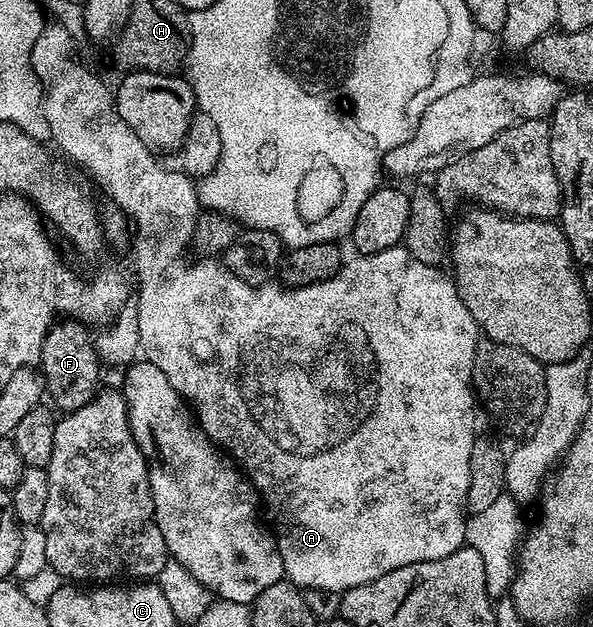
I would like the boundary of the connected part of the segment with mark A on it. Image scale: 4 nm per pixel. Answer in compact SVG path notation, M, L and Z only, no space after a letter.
M45 26L43 30L41 30L38 41L32 47L32 68L35 69L36 74L39 75L42 80L42 86L44 88L44 116L48 122L51 138L53 140L56 138L57 145L60 146L74 162L81 163L86 170L90 171L100 182L104 183L109 193L112 194L113 199L118 203L116 205L130 220L131 226L132 223L136 226L136 279L140 282L140 290L138 290L138 294L136 295L138 299L138 333L140 334L139 350L147 362L158 365L158 369L162 369L162 373L166 373L166 381L170 381L170 385L174 385L176 392L178 392L178 394L185 399L188 406L192 408L200 428L205 431L209 439L216 444L217 448L223 449L235 460L240 470L244 472L248 482L255 487L257 496L259 496L263 506L266 508L267 518L269 515L269 517L280 526L278 529L275 528L274 538L276 540L276 547L282 557L284 579L301 589L326 589L327 591L339 591L343 593L354 589L358 585L366 585L370 581L374 581L394 569L402 569L402 565L414 565L422 561L438 561L442 557L450 557L450 553L454 553L459 547L465 546L464 534L467 529L466 508L468 505L468 490L470 489L470 453L474 449L478 438L478 432L476 432L476 407L478 411L478 400L472 386L472 370L474 369L476 344L480 342L482 332L480 328L476 326L474 317L470 317L470 309L466 309L466 305L462 301L460 290L457 289L453 276L448 273L443 275L443 270L441 270L440 267L422 265L422 261L418 261L418 257L410 257L410 253L403 245L391 247L377 255L360 255L359 257L355 257L356 259L349 258L344 266L340 268L339 273L334 277L330 277L326 281L318 281L318 285L306 285L305 287L289 287L287 285L272 287L273 285L247 283L246 281L242 281L242 277L235 275L229 267L224 266L223 262L216 257L200 257L197 258L197 263L188 263L187 257L184 256L184 250L189 250L189 248L192 247L192 234L196 228L196 220L199 219L202 214L197 184L193 182L189 176L185 175L183 170L175 169L176 171L171 171L170 168L163 167L163 165L156 160L159 158L157 158L154 152L146 145L142 145L142 141L138 141L138 136L134 134L134 129L130 129L130 125L126 125L126 121L122 121L122 117L118 113L113 88L111 86L107 87L90 68L83 67L78 60L72 59L72 35L66 28Z

